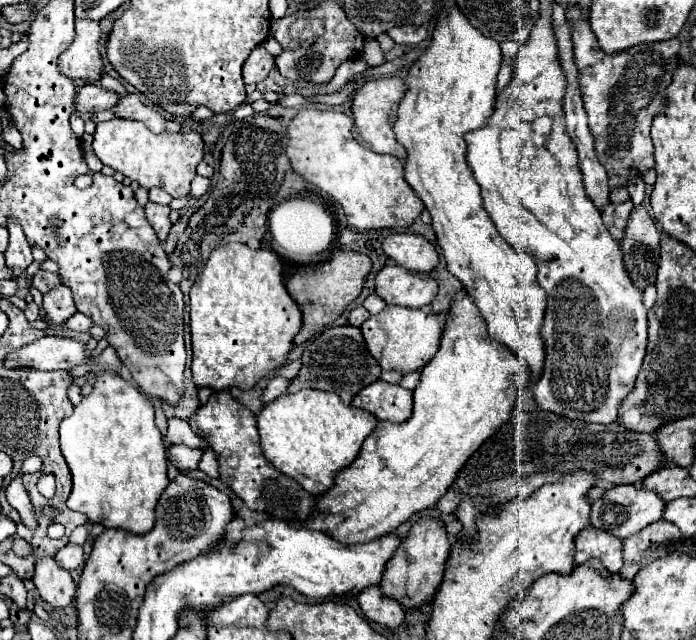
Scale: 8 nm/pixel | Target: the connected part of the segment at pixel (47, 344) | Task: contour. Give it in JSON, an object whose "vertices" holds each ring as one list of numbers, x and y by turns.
{"vertices":[[44,336,18,350,12,350,4,368,34,368,34,370,70,370,76,364,86,364,90,356,76,338]]}

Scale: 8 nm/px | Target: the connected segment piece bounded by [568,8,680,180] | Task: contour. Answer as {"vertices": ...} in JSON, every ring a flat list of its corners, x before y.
{"vertices":[[580,8,568,10,568,20,572,28,572,42,574,42,574,64,578,68,578,86,584,102,584,110,588,114,588,128,594,136,594,152,598,162,606,168,608,176,622,176,626,180,644,176,648,170,654,168,654,156,652,156,652,140,650,140,650,124,660,112,660,106,664,106,664,90,670,84,672,72,676,70,678,58,680,58,680,42,666,40,660,44,640,44,636,48,630,48,628,52,622,52,622,56,608,56,606,52,600,52,596,44,596,36,592,36,592,28,586,18,582,18]]}

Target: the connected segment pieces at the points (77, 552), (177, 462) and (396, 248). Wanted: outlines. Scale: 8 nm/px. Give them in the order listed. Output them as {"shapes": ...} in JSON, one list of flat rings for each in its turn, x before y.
{"shapes":[[[68,544,64,546,56,558,54,558,62,568,66,568,68,572,80,568,84,564,84,552,82,552,82,546,74,546,74,544]],[[170,444,166,454,168,454,168,462,172,466,176,466,180,472,188,472,188,470,198,468,198,462,204,454,204,448,188,448,184,444]],[[390,234,384,238,382,248,396,264,418,274,428,274,438,264,434,246,420,234]]]}

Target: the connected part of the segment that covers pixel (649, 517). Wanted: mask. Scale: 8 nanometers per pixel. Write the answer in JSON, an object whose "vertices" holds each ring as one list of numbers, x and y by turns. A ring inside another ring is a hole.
{"vertices":[[622,484,622,486,614,486,610,490,606,490,606,494,600,500,592,502,592,526,598,530,604,530,620,540,640,532,642,528,646,528,648,524,656,522,662,518,662,510,664,510,664,502,648,490,642,490,638,486,632,484]]}

